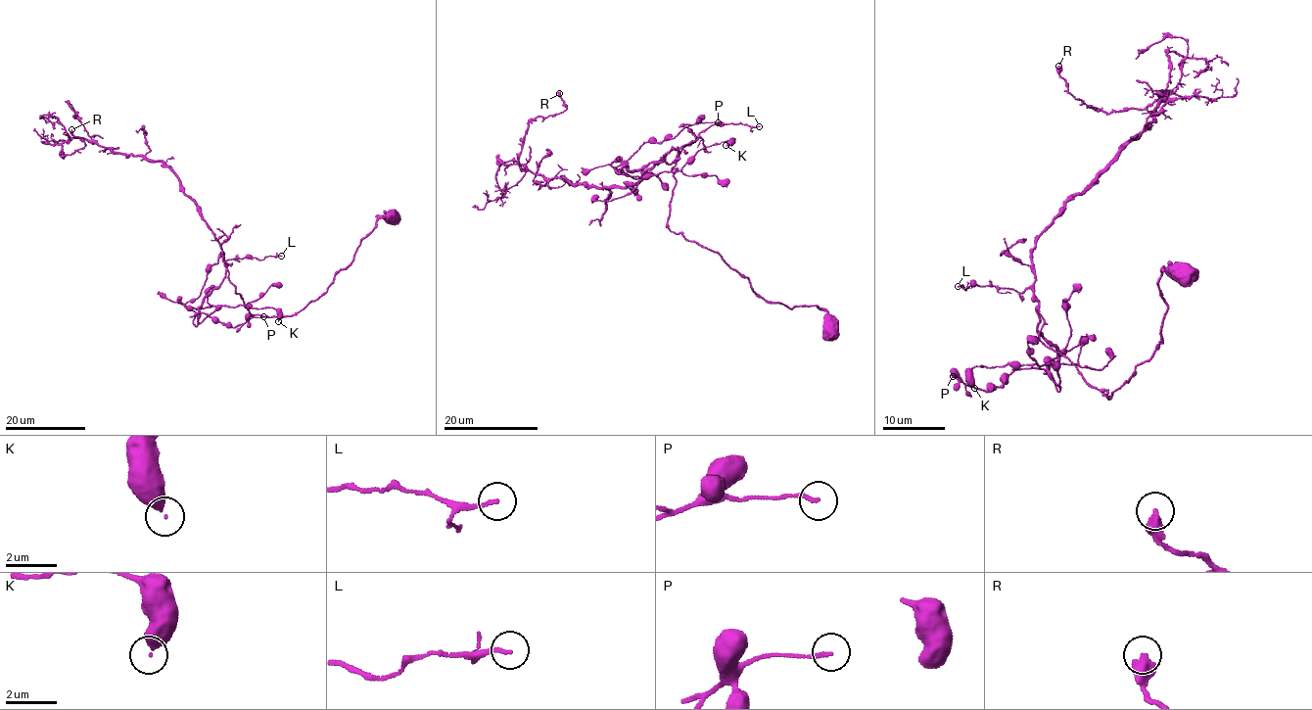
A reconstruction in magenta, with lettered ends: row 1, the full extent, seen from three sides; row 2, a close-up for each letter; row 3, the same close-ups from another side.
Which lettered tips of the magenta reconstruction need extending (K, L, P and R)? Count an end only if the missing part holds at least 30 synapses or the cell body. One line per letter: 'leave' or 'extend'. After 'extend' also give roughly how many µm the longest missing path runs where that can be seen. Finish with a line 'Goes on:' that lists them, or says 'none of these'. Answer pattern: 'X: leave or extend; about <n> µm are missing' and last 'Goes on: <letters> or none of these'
K: leave
L: leave
P: leave
R: leave
Goes on: none of these

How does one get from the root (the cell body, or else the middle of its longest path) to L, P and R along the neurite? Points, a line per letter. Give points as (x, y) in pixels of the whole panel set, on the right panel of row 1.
L: (1184, 272), (1160, 273), (1167, 304), (1162, 339), (1109, 399), (1039, 339), (1043, 317), (1031, 289), (958, 286)
P: (1184, 272), (1160, 273), (1162, 339), (1110, 399), (1039, 339), (1039, 309), (1055, 361), (989, 391), (953, 376)
R: (1184, 272), (1160, 273), (1162, 339), (1110, 399), (1039, 339), (1037, 235), (1166, 91), (1102, 112), (1058, 66)

